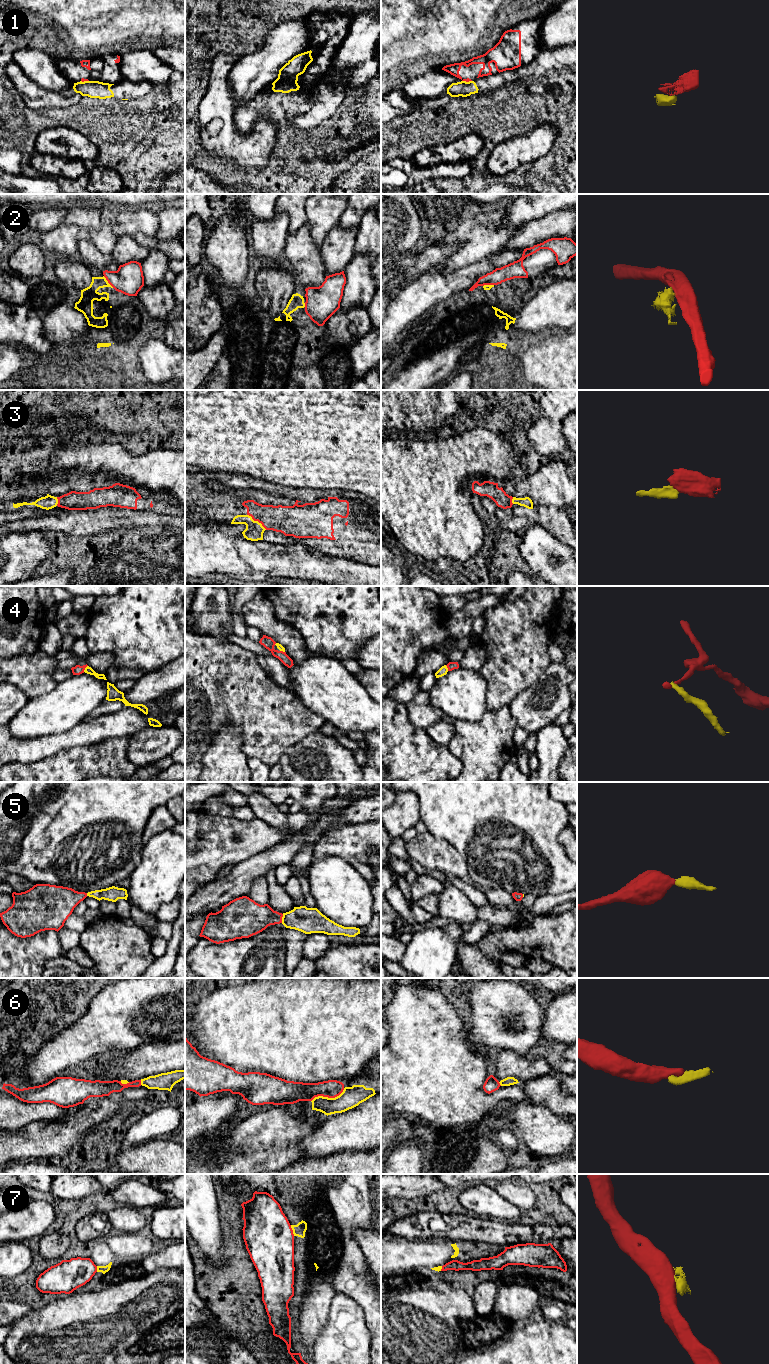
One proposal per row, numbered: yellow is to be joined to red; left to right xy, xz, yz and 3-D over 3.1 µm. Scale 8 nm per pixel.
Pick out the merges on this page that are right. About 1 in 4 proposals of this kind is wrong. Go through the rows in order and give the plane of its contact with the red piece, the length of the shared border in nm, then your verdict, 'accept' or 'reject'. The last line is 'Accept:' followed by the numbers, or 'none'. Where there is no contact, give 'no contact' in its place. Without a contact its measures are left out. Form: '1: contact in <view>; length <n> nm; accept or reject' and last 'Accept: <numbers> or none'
1: contact in yz; length 80 nm; reject
2: contact in xy; length 130 nm; reject
3: contact in xz; length 200 nm; accept
4: contact in xy; length 70 nm; reject
5: contact in xz; length 70 nm; accept
6: contact in xz; length 300 nm; accept
7: contact in xz; length 90 nm; reject
Accept: 3, 5, 6

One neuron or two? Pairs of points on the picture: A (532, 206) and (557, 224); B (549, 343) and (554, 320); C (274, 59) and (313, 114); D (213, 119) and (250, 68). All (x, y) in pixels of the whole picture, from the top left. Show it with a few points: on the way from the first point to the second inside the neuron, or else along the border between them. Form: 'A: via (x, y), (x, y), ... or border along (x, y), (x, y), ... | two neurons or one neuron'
A: border along (566, 207), (560, 210), (553, 210), (523, 224) | two neurons
B: border along (566, 330), (550, 330), (548, 332) | two neurons
C: border along (300, 53), (279, 70), (271, 83) | two neurons
D: border along (230, 69), (229, 84), (234, 98), (235, 109) | two neurons

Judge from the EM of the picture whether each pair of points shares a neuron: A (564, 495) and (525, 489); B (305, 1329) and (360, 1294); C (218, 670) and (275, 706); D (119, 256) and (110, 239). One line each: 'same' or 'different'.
A: same
B: different
C: same
D: different

